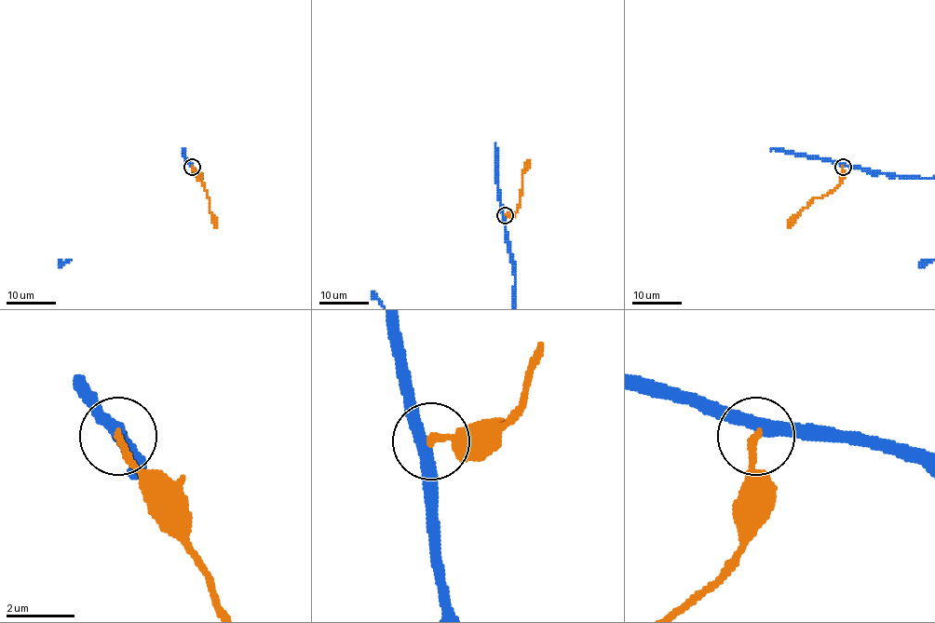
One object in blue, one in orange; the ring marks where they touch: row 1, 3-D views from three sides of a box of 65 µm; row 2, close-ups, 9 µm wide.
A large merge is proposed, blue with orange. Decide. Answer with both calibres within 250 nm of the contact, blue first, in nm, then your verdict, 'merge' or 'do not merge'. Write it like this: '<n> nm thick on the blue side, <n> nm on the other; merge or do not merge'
340 nm thick on the blue side, 220 nm on the other; merge

